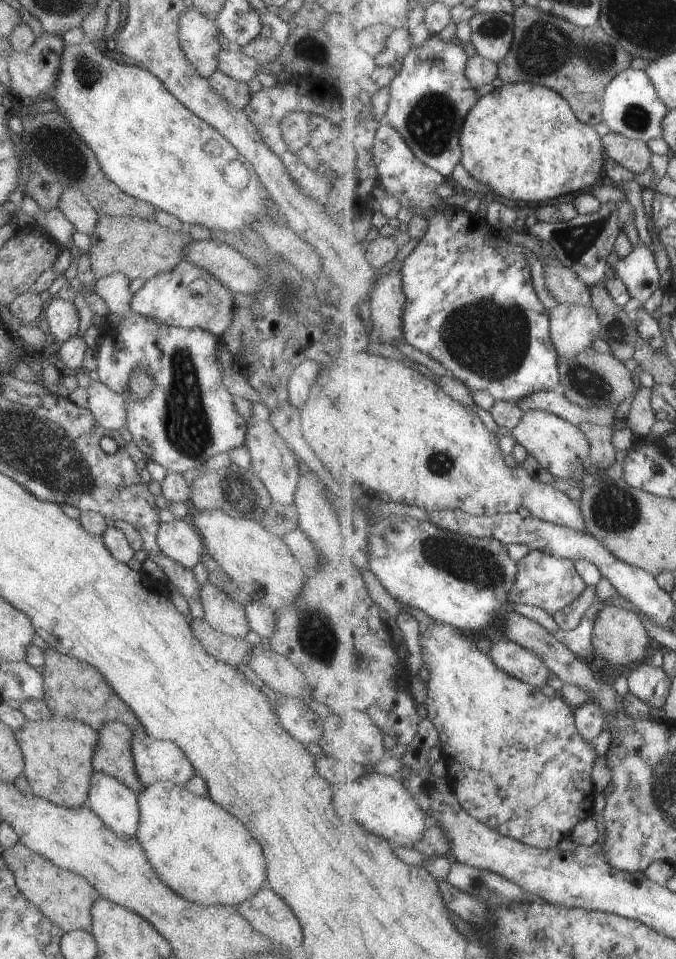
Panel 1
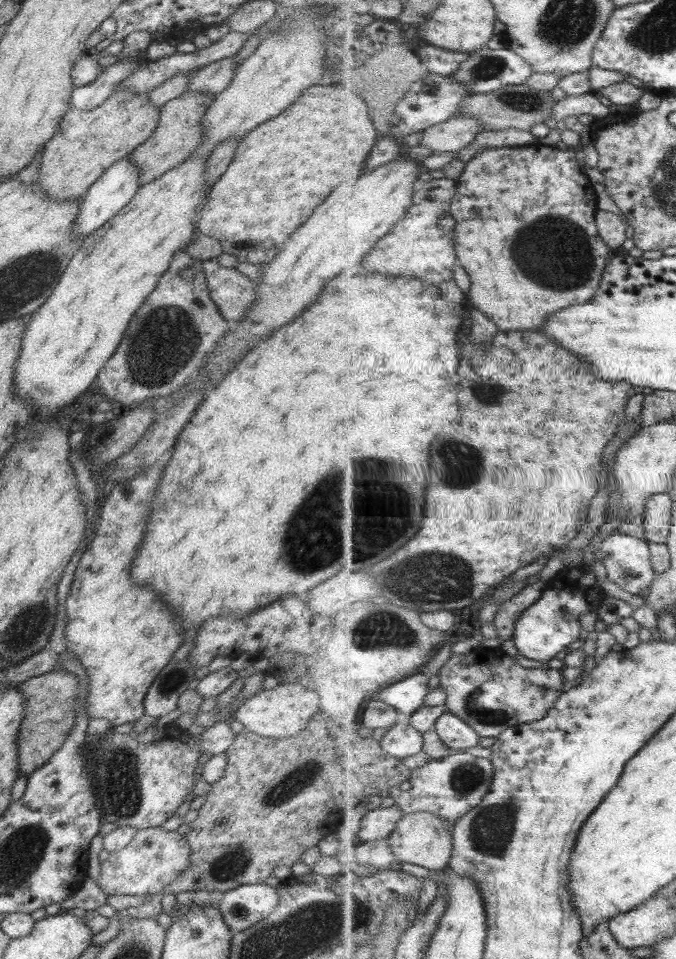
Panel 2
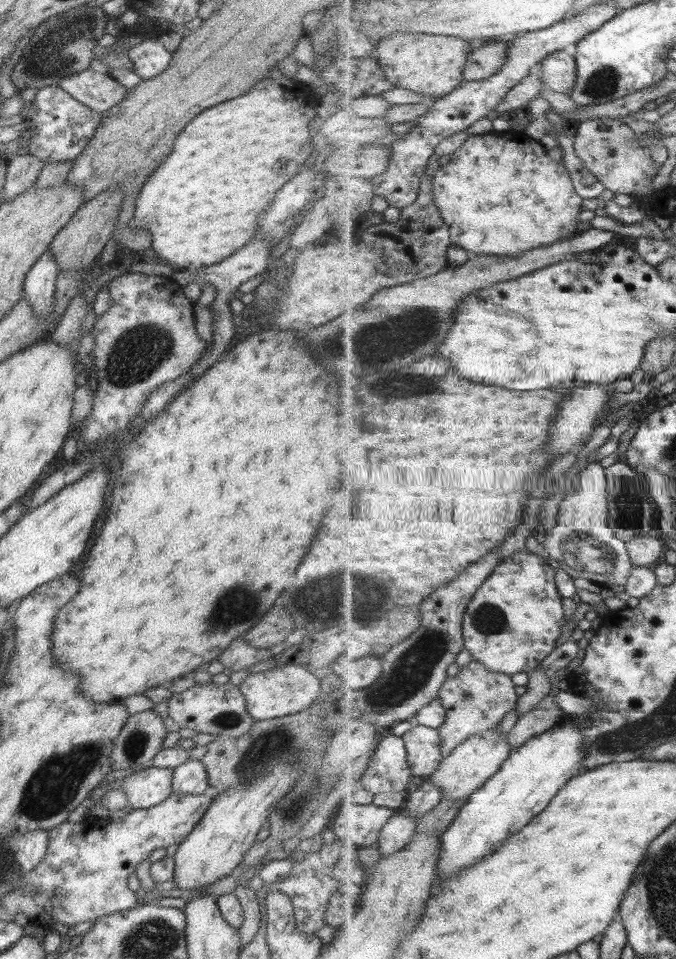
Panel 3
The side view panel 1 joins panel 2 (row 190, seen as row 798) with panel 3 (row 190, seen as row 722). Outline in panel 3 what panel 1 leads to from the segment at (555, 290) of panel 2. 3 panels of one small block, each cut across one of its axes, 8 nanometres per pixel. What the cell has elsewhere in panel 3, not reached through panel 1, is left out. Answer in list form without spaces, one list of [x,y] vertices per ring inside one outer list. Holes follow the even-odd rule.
[[[511,130],[471,135],[450,156],[450,161],[436,172],[433,196],[442,217],[450,225],[453,246],[464,248],[476,256],[519,256],[583,232],[579,230],[583,198],[575,192],[567,166],[562,161],[553,160],[547,151],[543,144],[527,134]]]

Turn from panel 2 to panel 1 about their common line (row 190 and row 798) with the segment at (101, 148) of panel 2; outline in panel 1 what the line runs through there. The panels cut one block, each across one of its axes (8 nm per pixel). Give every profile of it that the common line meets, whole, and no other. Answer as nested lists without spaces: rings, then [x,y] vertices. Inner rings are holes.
[[[55,716],[49,720],[25,720],[19,730],[13,731],[23,754],[23,776],[29,783],[29,792],[63,808],[79,808],[87,802],[87,788],[93,768],[93,752],[97,732],[69,718]]]

